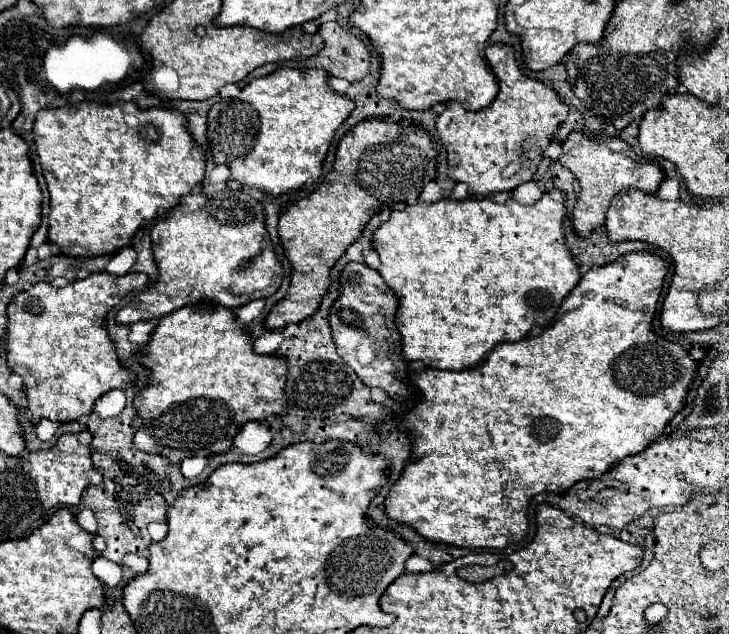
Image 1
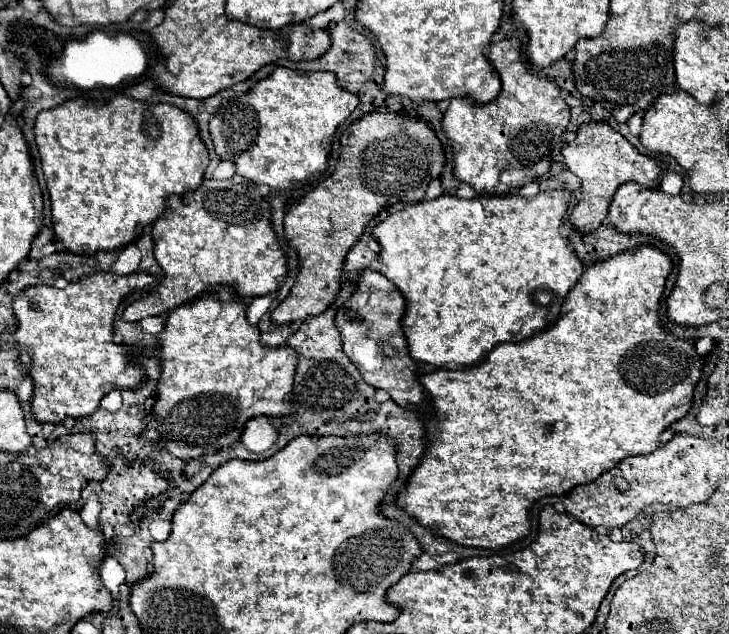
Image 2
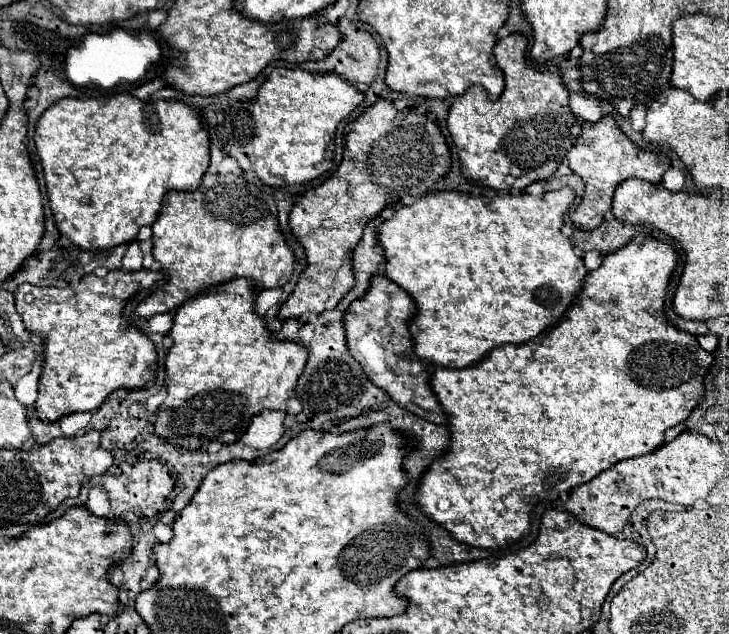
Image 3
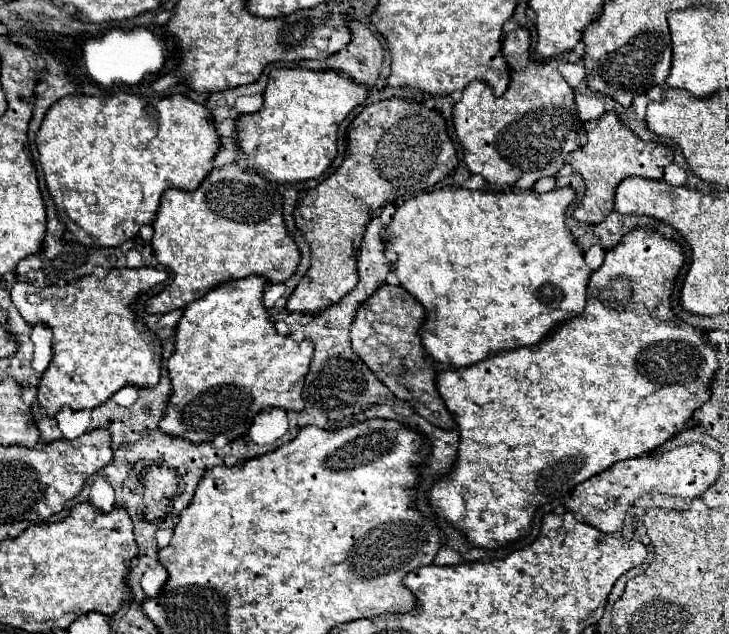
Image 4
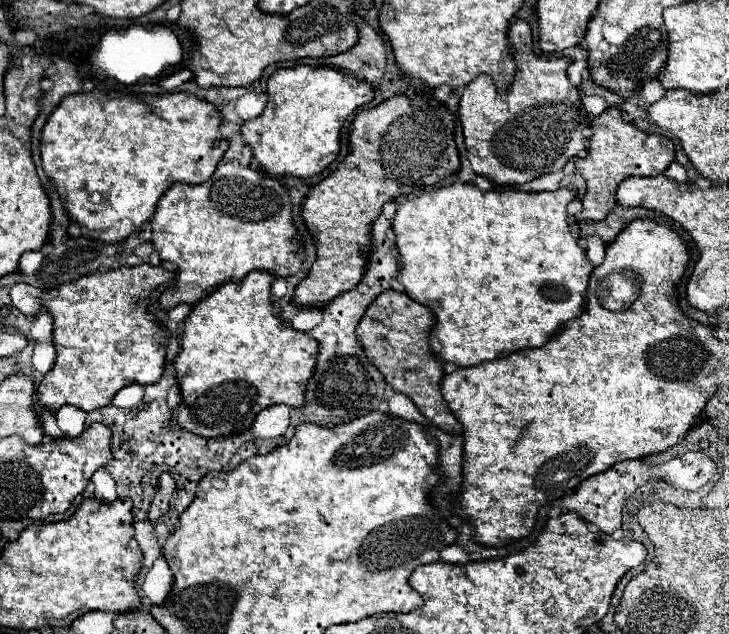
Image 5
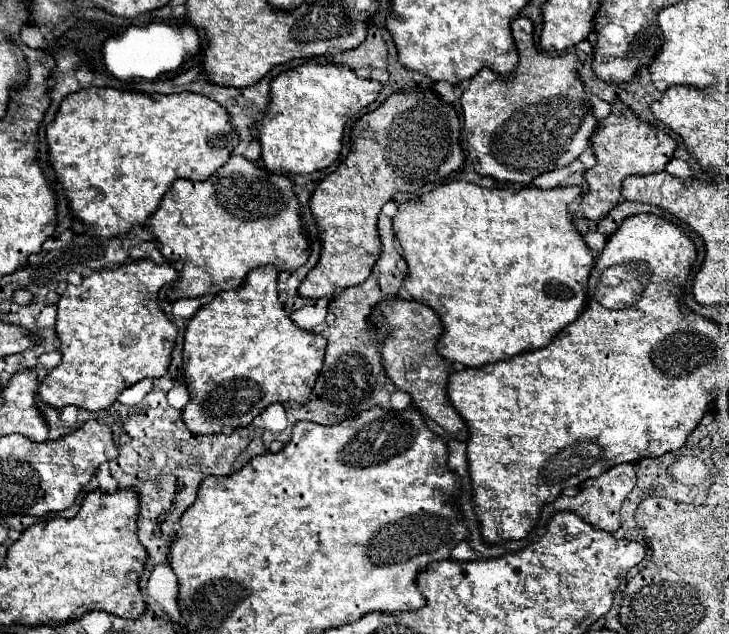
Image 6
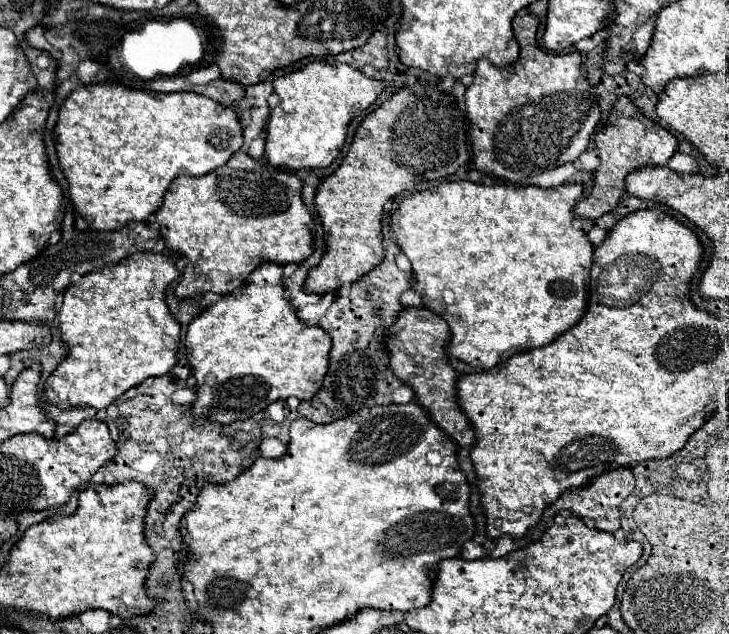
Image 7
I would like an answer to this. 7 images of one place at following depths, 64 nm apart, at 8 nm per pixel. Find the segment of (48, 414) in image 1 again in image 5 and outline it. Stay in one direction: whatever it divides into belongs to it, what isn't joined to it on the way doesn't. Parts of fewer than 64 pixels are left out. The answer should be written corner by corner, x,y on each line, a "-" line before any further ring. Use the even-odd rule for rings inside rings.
122,266
118,270
108,270
104,274
90,274
82,276
76,282
68,282
58,288
58,296
50,298
48,292
38,290
28,284
14,284
10,298
16,308
24,314
36,316
44,308
54,316
54,342
56,342
56,362
54,368
44,376
38,386
38,400
52,410
58,410
64,404
72,404
84,412
92,412
104,408
112,402
116,392
130,384
154,384
160,380
166,362
166,350
170,342
170,332
164,324
160,324
150,312
150,294
160,284
174,278
174,272
168,266

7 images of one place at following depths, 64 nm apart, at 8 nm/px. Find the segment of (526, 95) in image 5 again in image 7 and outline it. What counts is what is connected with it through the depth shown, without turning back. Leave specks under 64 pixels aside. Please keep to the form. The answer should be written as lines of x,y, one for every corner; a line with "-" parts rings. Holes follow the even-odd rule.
520,12
514,18
514,34
520,44
520,58
514,64
496,68
488,58
482,58
472,74
474,80
466,90
466,112
470,118
470,138
474,148
474,164
480,172
492,172
510,182
522,182
534,174
542,174
564,162
574,162
590,144
590,136
602,118
602,108
582,74
580,54
550,54
538,46
536,30
540,20
530,12

